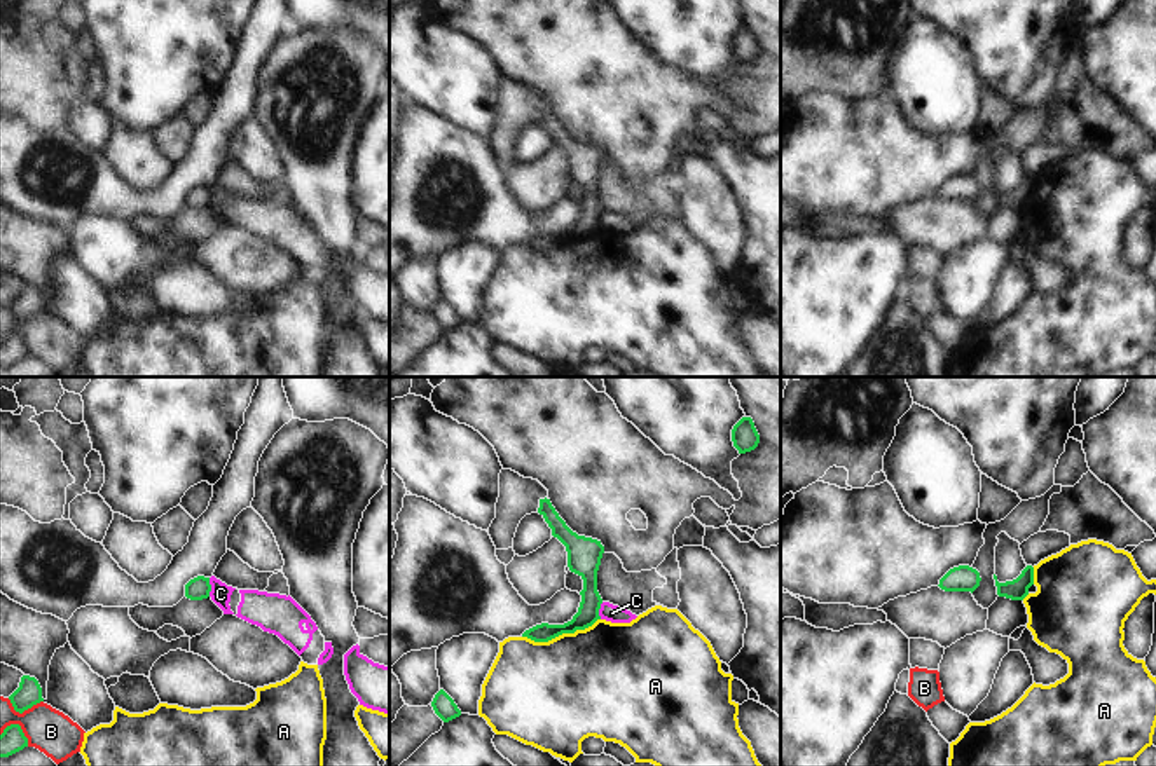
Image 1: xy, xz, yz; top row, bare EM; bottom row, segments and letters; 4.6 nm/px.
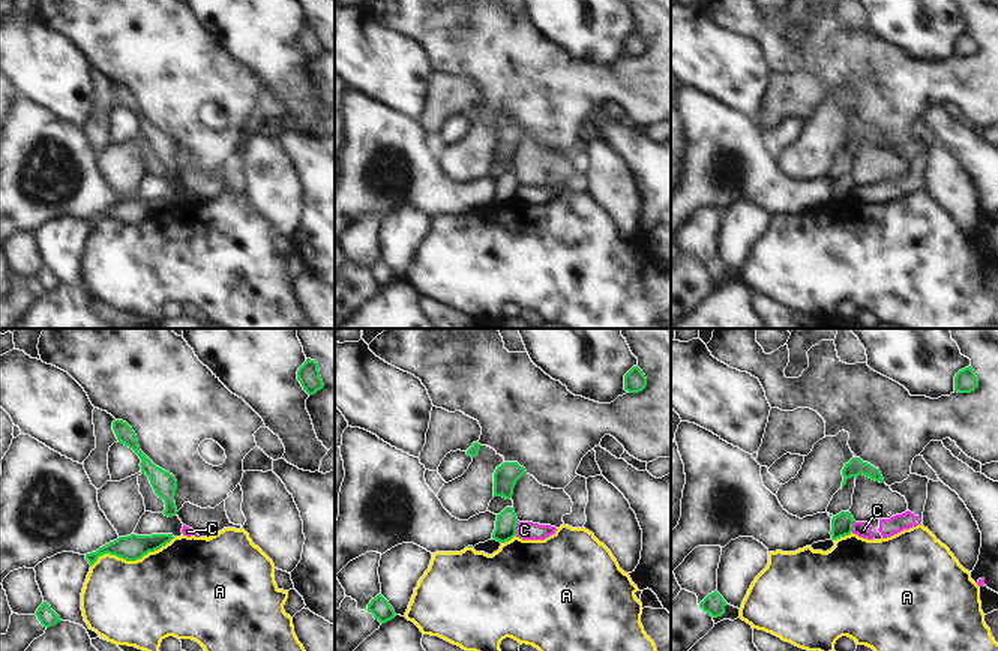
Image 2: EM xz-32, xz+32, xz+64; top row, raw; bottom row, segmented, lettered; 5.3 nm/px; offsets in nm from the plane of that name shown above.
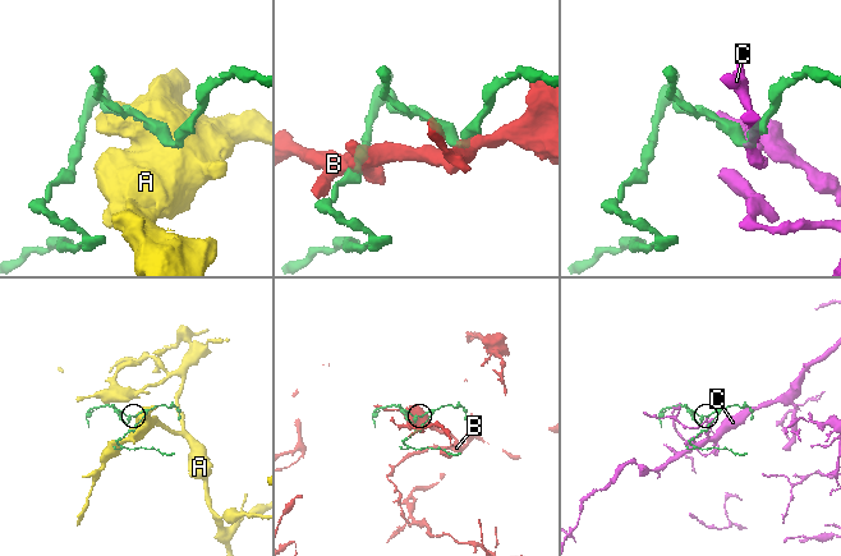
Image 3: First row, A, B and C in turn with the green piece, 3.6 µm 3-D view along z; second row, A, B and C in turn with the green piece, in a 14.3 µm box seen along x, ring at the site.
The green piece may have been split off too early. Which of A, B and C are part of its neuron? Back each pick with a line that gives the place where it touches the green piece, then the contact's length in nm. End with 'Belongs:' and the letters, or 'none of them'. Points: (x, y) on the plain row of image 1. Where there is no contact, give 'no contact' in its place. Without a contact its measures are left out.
Belongs: none of them

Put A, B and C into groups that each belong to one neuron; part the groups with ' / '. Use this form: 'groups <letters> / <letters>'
groups A / B / C

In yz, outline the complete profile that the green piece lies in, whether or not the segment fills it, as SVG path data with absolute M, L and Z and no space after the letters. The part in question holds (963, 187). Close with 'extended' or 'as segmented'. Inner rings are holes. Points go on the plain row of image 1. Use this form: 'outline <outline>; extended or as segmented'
outline M969 174L950 178L941 188L939 197L945 201L974 201L980 195L980 181Z; as segmented

